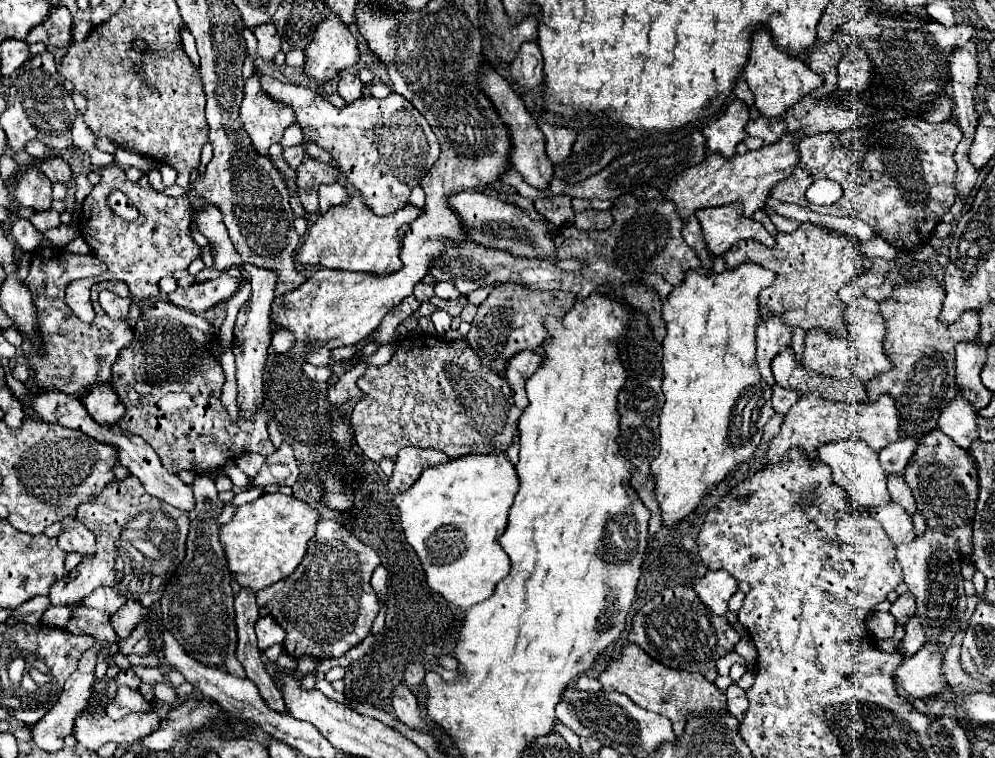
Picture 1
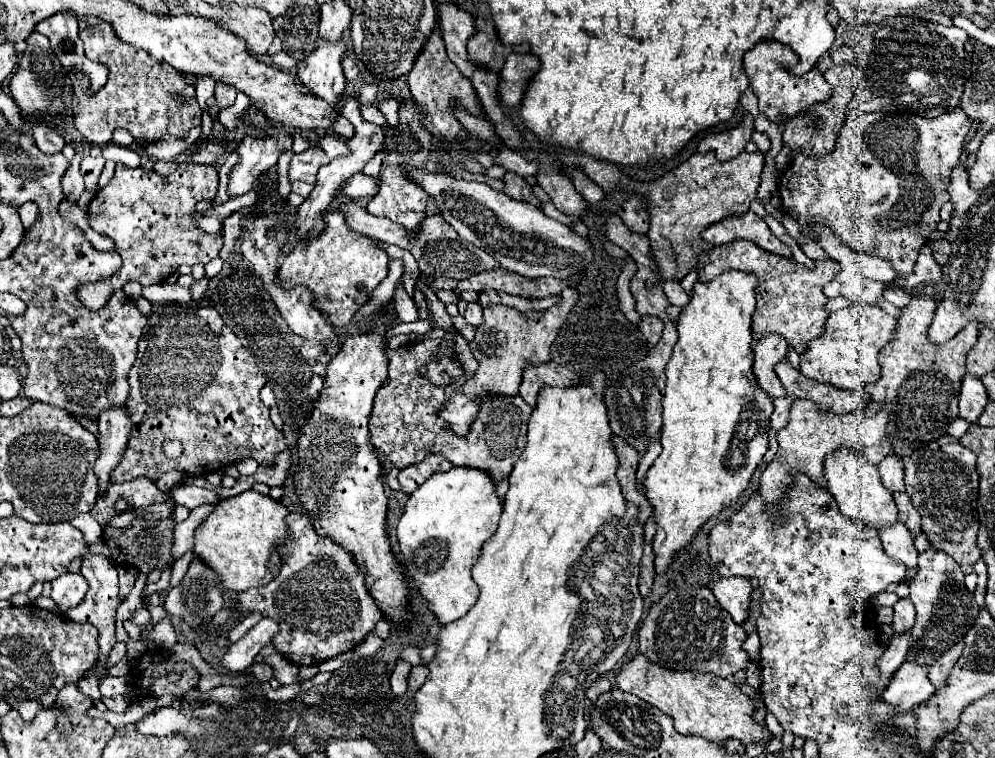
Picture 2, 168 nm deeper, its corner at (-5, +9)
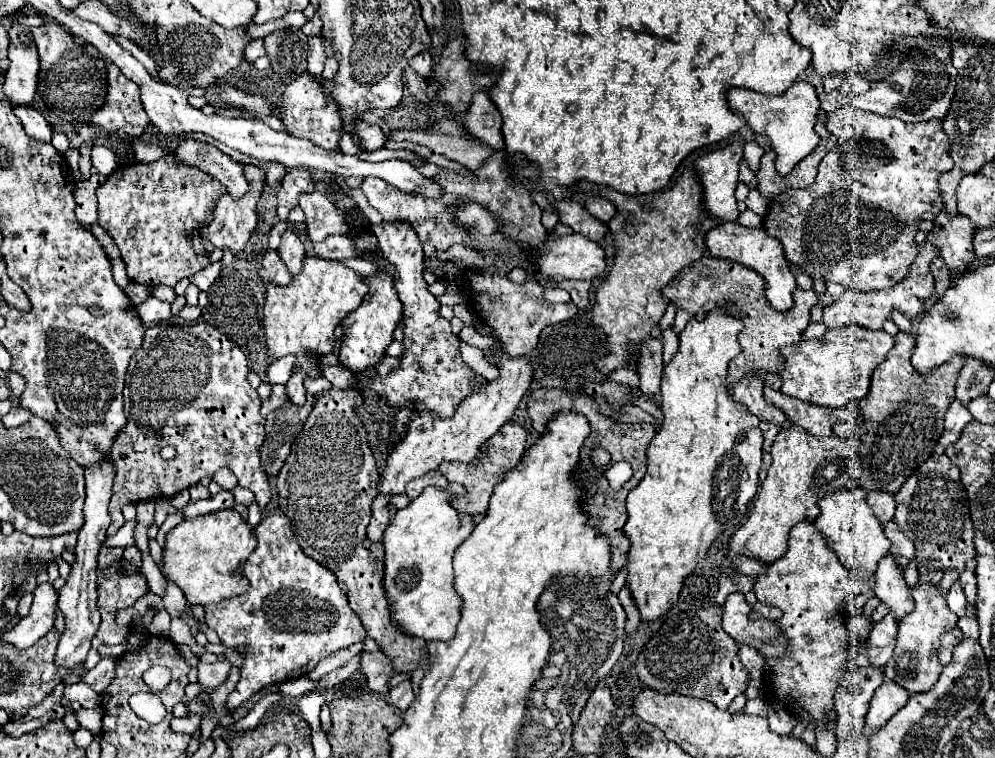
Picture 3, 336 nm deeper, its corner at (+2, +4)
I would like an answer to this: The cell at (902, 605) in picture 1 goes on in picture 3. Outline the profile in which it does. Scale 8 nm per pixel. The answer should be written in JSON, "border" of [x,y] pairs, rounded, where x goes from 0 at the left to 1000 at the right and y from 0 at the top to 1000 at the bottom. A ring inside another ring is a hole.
{"border":[[[890,810],[884,821],[878,823],[872,842],[872,868],[876,879],[880,881],[890,879],[901,852],[901,834],[903,834],[903,823],[896,810]]]}

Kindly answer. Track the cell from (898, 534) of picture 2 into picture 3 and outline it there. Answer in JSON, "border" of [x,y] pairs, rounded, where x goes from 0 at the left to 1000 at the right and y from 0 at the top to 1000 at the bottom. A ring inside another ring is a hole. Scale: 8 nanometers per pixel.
{"border":[[[896,731],[888,734],[884,739],[880,756],[880,772],[877,776],[879,786],[894,799],[894,807],[907,818],[913,807],[917,807],[919,792],[917,778],[911,770],[909,752],[901,744],[901,736]]]}

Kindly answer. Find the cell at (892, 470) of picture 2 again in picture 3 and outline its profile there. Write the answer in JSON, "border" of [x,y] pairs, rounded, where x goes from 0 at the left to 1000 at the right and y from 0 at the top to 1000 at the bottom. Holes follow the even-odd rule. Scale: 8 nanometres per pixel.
{"border":[[[872,649],[870,662],[874,665],[876,675],[882,681],[882,686],[888,691],[898,683],[898,654],[892,654],[892,649]]]}

